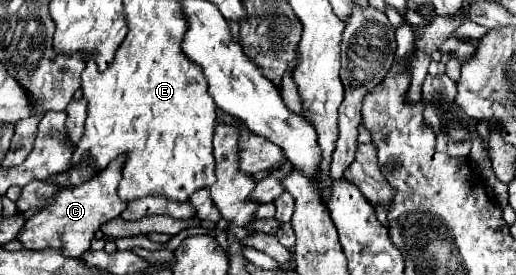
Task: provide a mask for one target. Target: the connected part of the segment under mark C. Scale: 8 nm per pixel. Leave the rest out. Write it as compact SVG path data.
M111 163L97 179L89 179L77 187L63 189L57 193L57 197L43 207L39 213L29 217L23 225L23 229L17 235L17 241L21 241L23 249L31 251L43 251L43 249L59 249L65 257L81 257L85 251L89 251L91 239L99 231L99 227L119 217L125 203L117 199L117 183L121 181L121 163Z

